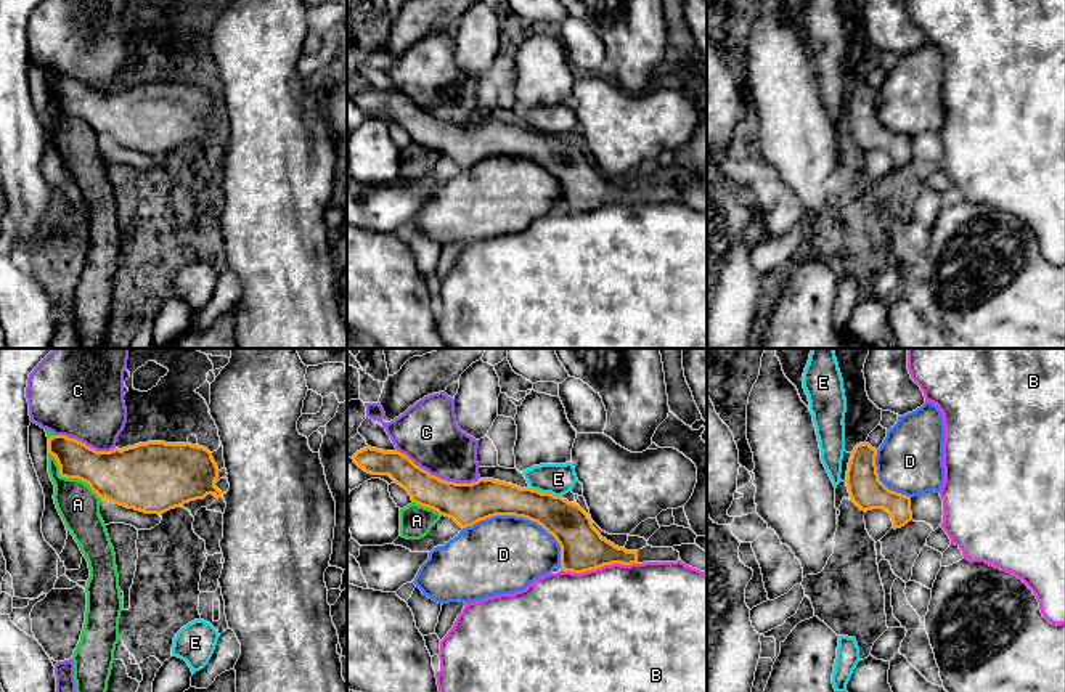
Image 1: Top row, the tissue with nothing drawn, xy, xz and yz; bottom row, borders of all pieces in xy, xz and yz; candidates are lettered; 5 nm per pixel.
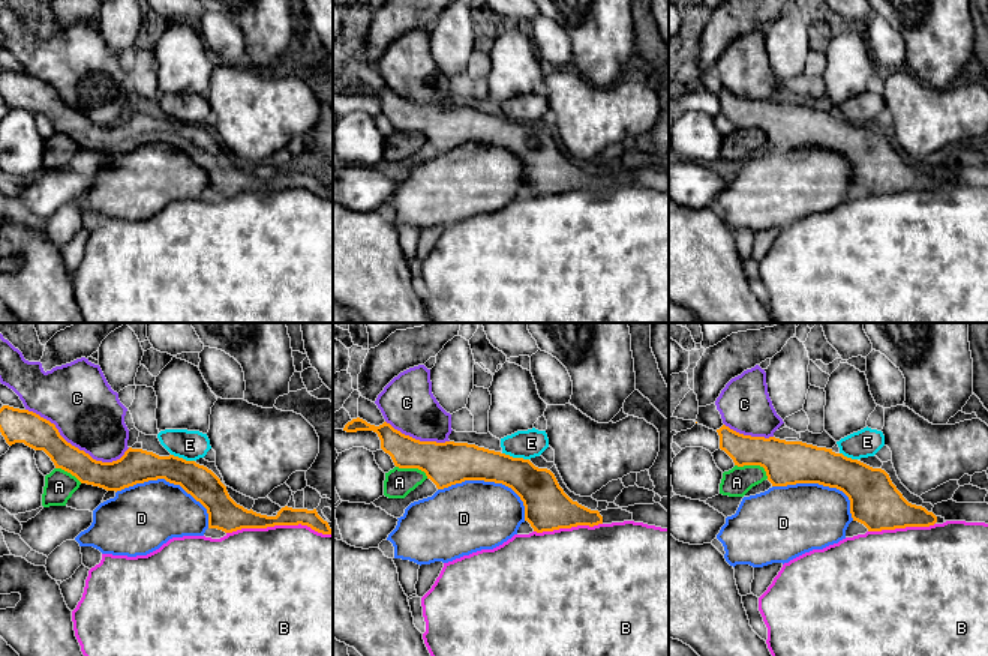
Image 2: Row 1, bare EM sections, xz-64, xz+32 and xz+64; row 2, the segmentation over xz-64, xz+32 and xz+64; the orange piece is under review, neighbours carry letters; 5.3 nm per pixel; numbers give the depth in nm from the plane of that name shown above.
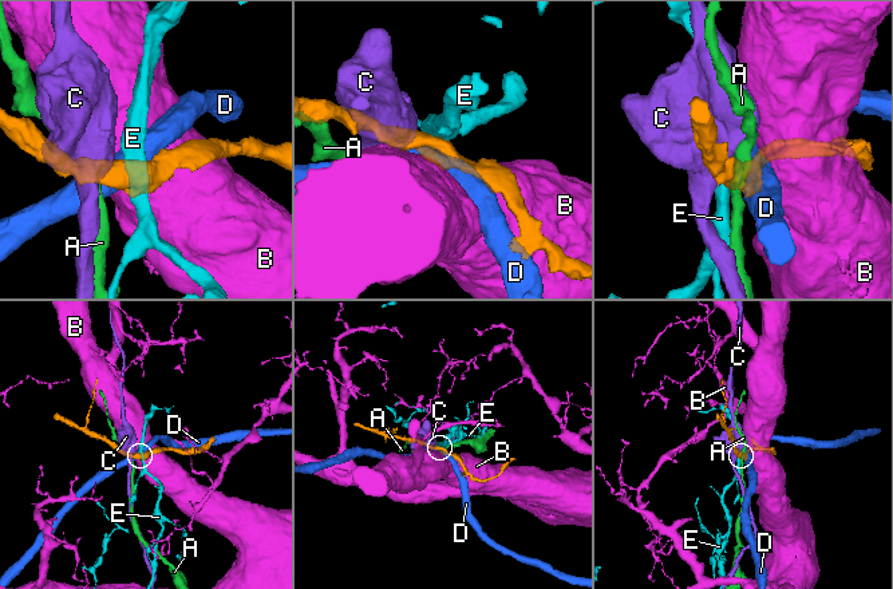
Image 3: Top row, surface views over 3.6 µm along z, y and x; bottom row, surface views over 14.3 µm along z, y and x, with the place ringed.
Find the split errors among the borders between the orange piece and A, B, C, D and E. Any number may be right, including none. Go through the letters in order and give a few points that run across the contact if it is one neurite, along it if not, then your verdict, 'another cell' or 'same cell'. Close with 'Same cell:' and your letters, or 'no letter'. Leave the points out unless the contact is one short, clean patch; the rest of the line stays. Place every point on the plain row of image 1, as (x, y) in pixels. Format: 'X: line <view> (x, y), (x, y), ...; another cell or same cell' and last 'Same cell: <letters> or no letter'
A: line xy (48, 92), (61, 116), (84, 121), (102, 138); another cell
B: another cell
C: another cell
D: another cell
E: line xz (530, 127), (561, 137); another cell
Same cell: no letter

